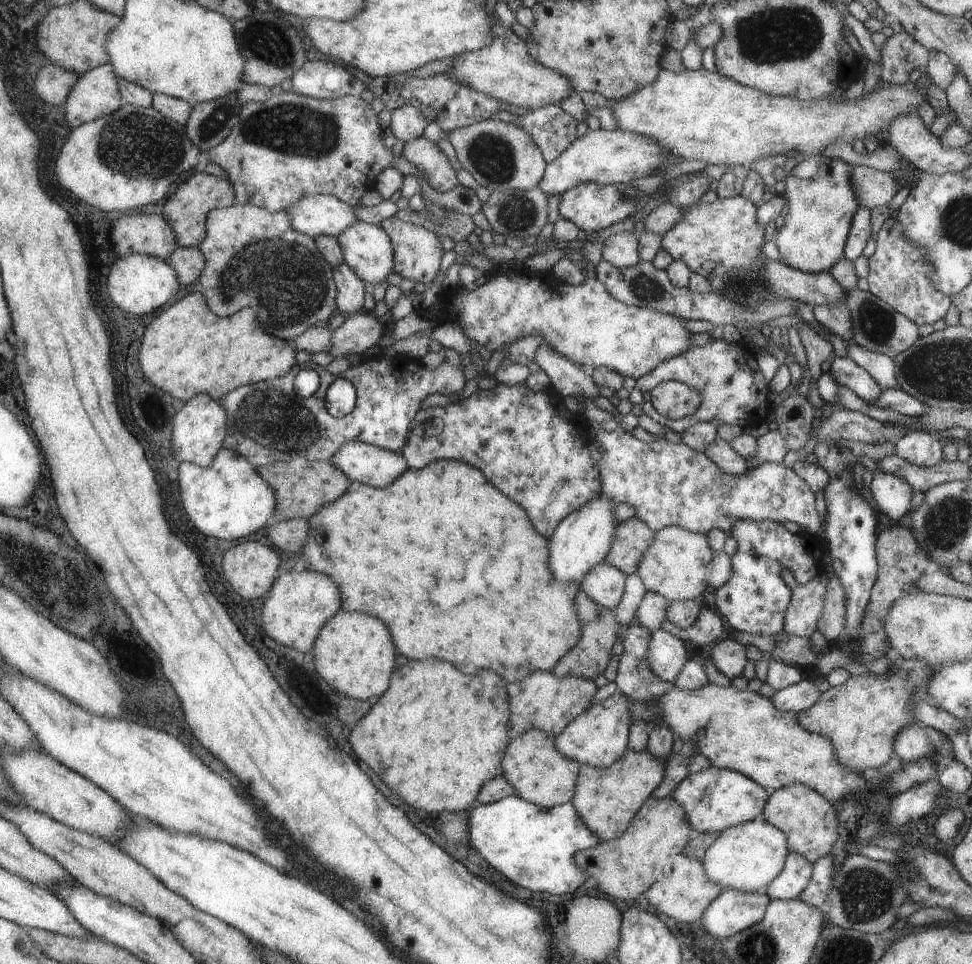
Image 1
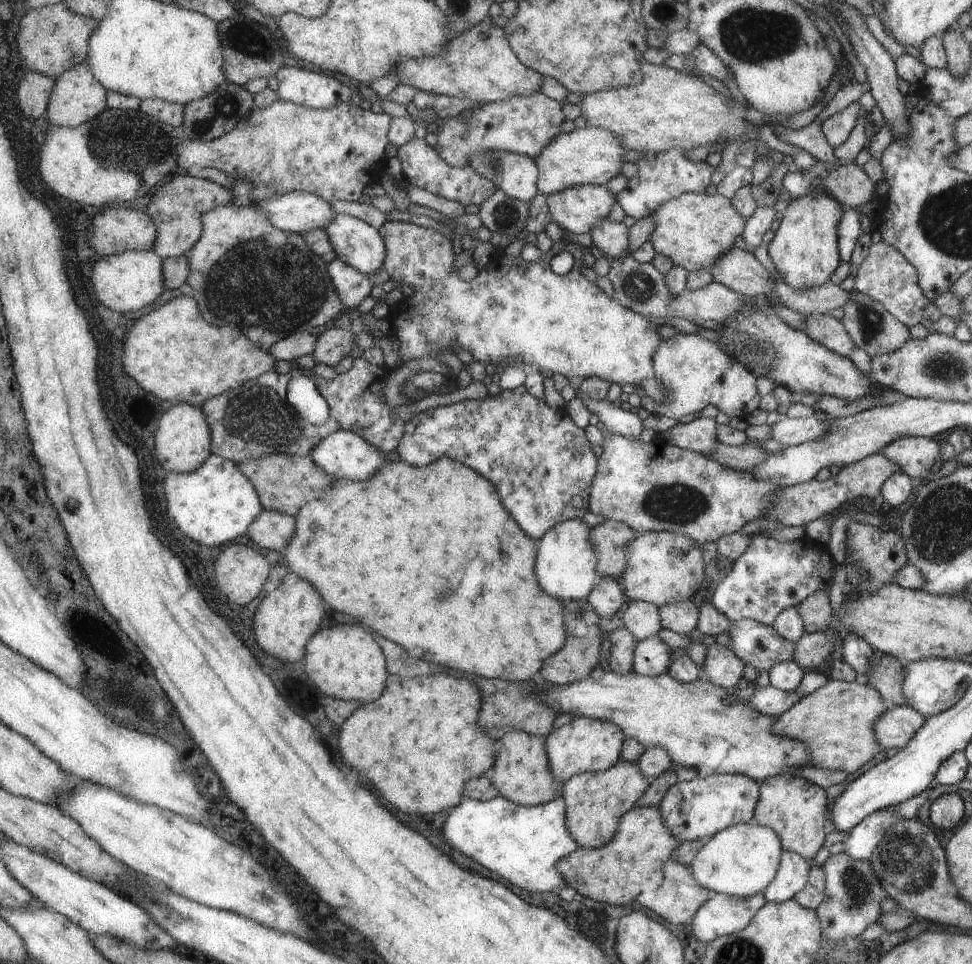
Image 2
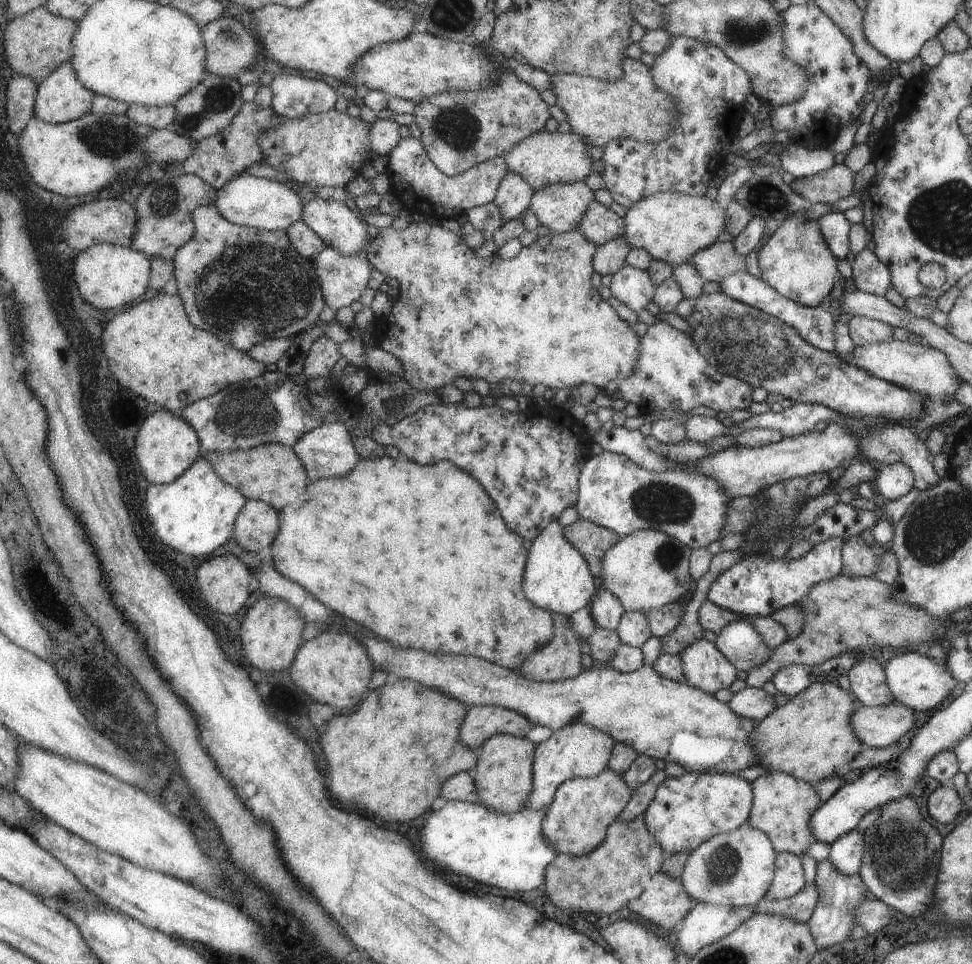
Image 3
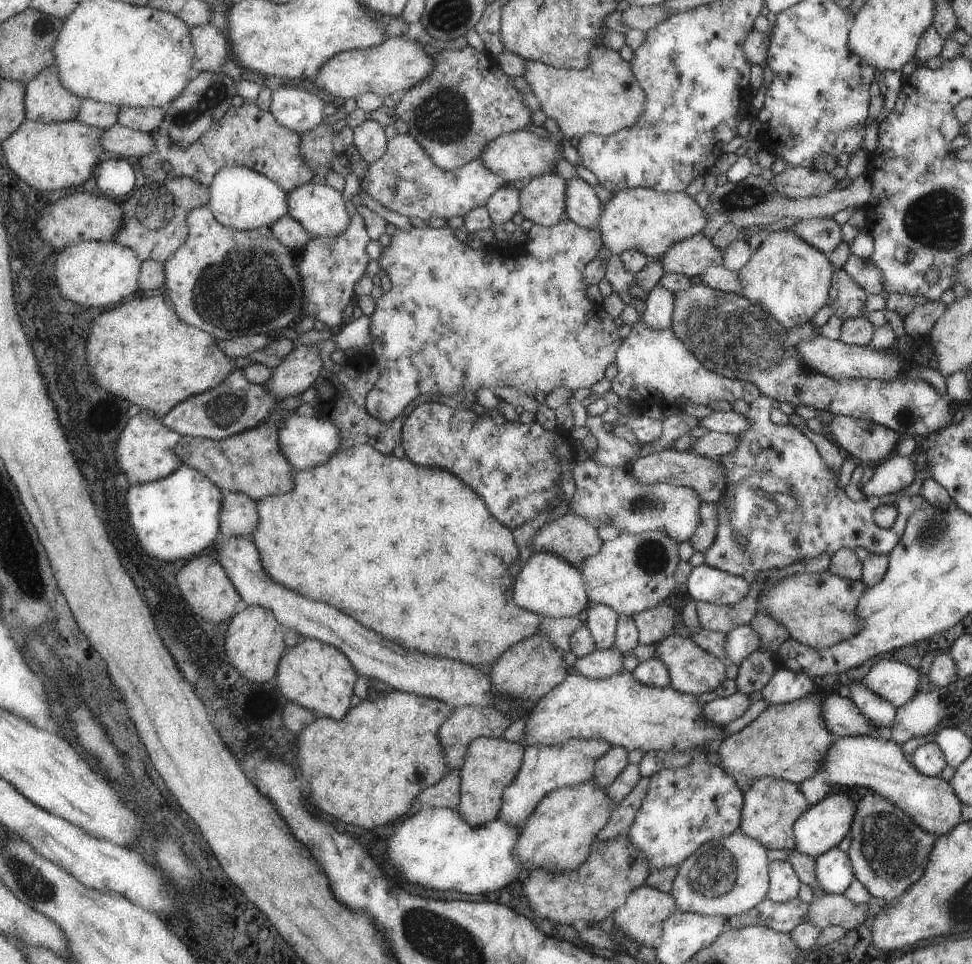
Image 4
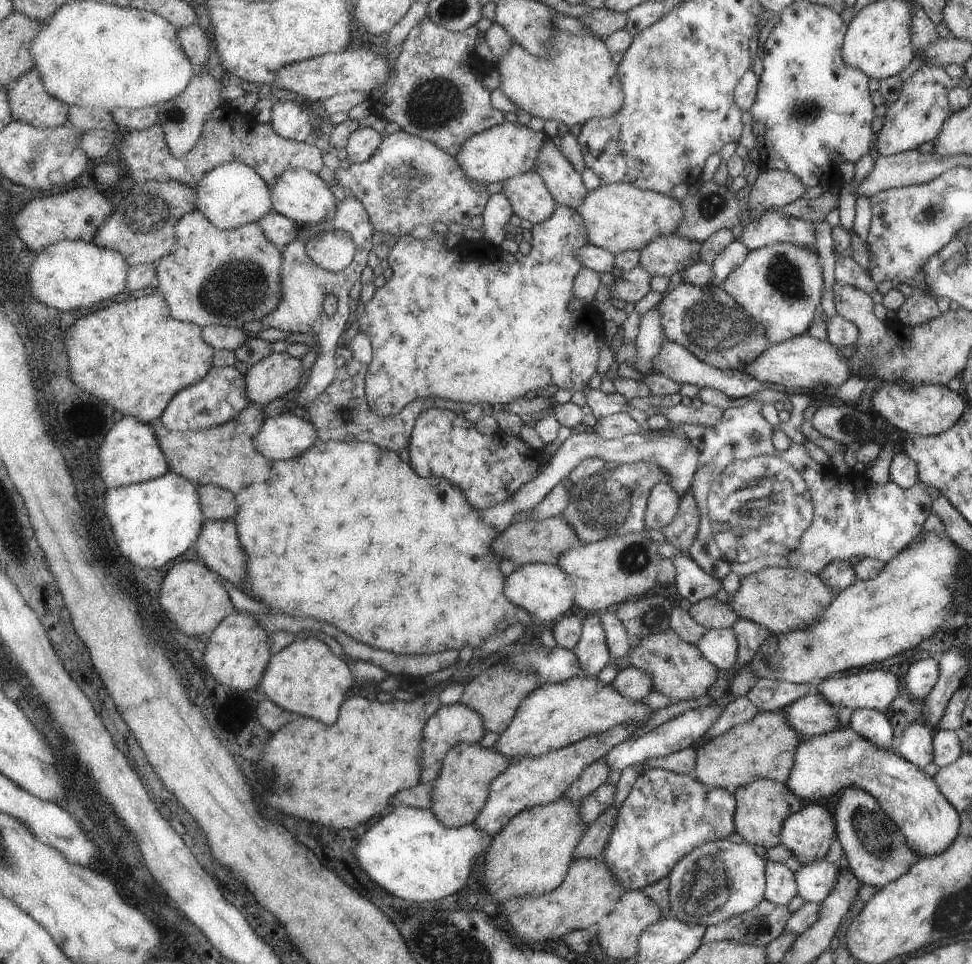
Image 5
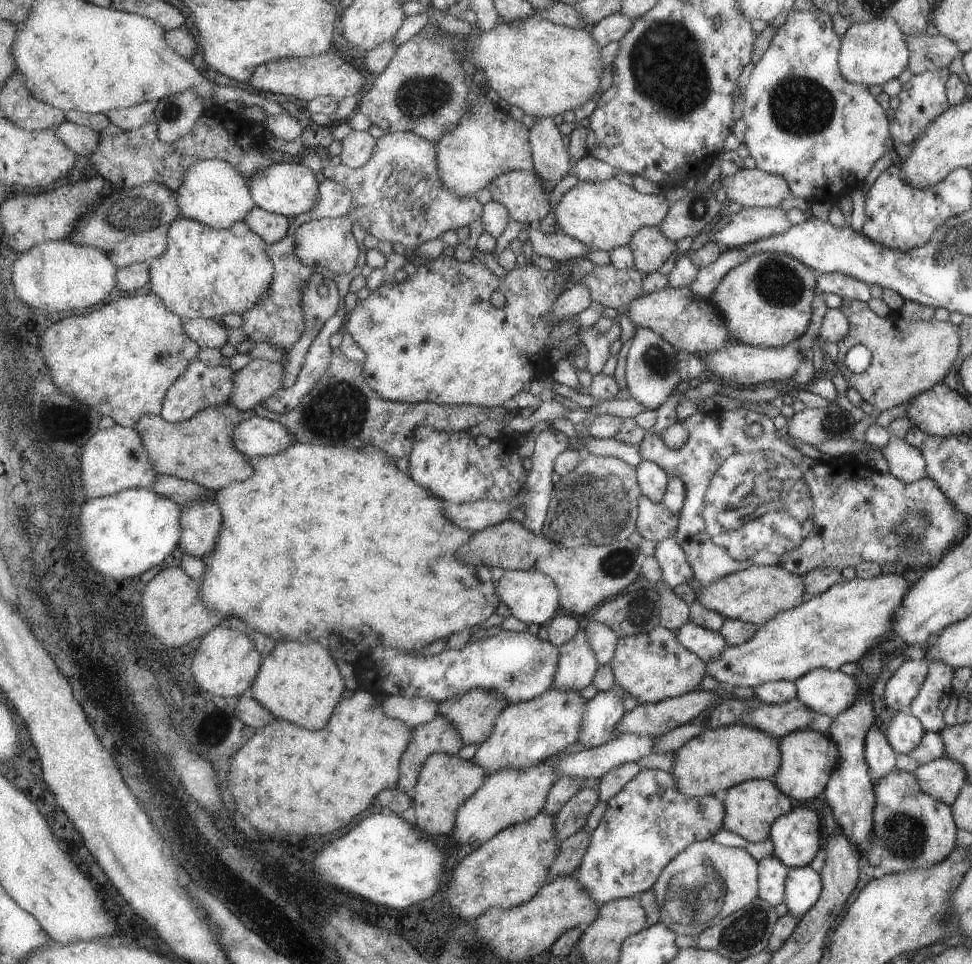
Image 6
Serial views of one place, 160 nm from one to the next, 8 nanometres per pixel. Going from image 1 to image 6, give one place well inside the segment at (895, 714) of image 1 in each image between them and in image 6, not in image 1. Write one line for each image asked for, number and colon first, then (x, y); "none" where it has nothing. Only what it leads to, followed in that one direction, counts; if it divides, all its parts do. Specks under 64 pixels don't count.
2: (835, 722)
3: (808, 737)
4: (788, 741)
5: (764, 747)
6: (709, 764)

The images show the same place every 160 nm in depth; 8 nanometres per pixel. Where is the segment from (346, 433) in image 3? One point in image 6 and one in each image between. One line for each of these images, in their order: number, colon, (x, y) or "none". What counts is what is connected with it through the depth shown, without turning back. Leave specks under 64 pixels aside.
4: (306, 442)
5: (285, 436)
6: (256, 437)

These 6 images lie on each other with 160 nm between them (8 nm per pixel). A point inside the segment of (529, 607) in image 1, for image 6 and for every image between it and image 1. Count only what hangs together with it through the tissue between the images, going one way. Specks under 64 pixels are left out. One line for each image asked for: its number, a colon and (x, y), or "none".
2: (419, 553)
3: (408, 550)
4: (357, 532)
5: (348, 533)
6: (316, 542)

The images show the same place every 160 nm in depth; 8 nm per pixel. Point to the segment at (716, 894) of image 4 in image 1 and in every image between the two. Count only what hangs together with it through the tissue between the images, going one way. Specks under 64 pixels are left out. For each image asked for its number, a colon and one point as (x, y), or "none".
1: (747, 856)
2: (741, 860)
3: (734, 869)

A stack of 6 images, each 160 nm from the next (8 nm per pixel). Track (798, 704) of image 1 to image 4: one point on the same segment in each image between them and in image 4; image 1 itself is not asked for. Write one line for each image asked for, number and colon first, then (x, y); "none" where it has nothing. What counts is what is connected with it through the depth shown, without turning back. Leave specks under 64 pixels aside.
2: (769, 701)
3: (753, 703)
4: (721, 711)

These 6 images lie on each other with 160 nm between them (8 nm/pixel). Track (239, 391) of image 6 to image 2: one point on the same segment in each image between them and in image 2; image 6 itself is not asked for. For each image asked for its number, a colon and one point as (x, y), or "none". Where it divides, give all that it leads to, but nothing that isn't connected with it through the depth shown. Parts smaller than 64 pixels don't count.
2: (334, 343)
3: (325, 353)
4: (301, 368)
5: (278, 374)

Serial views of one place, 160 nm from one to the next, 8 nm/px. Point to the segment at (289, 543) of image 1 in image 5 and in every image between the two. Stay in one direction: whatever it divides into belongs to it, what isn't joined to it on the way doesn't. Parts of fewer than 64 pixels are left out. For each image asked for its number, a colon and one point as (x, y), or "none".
2: (272, 530)
3: (258, 524)
4: (239, 517)
5: (219, 503)

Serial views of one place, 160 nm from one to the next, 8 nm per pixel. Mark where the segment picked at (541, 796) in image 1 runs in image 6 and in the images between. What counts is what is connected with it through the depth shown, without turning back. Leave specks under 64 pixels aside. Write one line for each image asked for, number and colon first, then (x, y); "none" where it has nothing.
2: (521, 774)
3: (503, 776)
4: (492, 764)
5: (461, 791)
6: (446, 782)

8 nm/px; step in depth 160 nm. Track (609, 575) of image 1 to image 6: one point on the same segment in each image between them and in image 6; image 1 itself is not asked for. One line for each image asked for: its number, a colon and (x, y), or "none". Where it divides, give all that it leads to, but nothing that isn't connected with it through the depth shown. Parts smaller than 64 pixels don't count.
2: (606, 598)
3: (605, 608)
4: (600, 620)
5: (591, 651)
6: (577, 665)

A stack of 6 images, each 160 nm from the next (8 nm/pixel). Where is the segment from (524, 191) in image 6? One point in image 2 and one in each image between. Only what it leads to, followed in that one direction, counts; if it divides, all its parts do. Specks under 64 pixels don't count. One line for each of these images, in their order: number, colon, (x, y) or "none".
2: (577, 209)
3: (559, 206)
4: (543, 201)
5: (529, 196)

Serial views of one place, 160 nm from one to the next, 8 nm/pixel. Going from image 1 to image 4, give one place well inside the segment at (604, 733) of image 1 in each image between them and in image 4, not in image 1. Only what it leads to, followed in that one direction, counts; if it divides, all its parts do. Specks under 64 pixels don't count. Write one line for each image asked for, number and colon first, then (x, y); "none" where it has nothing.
2: (585, 744)
3: (575, 750)
4: (546, 769)

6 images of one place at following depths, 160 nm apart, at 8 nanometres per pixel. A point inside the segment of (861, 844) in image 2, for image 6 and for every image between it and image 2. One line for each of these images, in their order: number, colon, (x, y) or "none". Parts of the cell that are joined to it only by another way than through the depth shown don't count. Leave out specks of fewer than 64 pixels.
3: (845, 853)
4: (833, 873)
5: (814, 881)
6: (803, 887)

